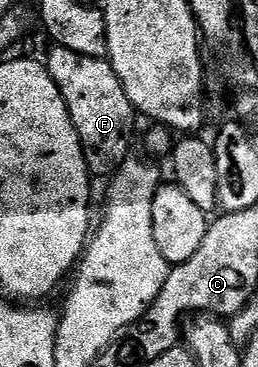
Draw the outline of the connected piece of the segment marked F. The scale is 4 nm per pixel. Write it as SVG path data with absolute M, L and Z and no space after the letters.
M57 46L51 49L44 56L44 63L68 106L68 114L72 118L72 126L76 126L91 177L113 177L118 167L132 154L130 143L134 140L136 119L132 102L128 94L124 94L124 86L109 59L92 58Z

